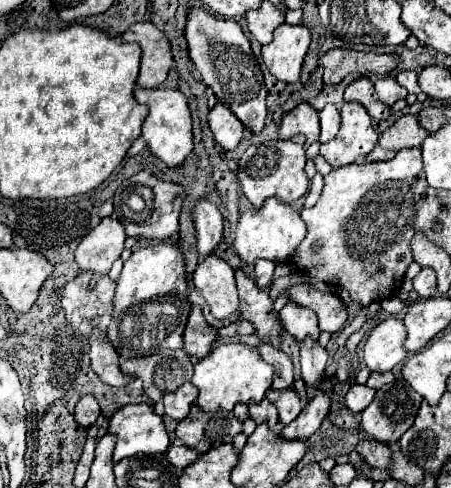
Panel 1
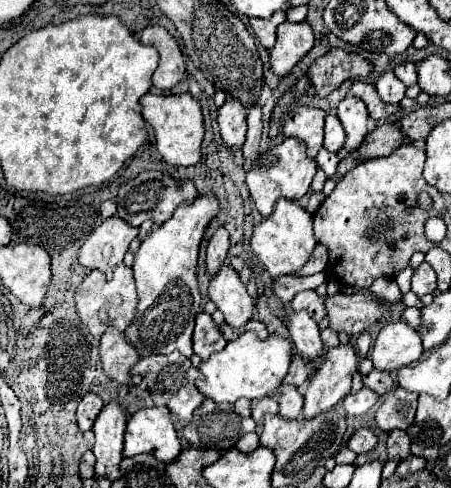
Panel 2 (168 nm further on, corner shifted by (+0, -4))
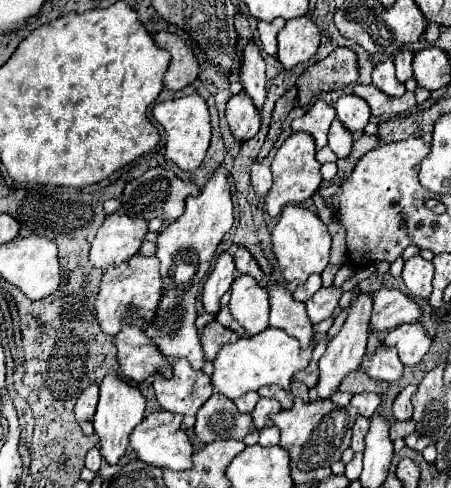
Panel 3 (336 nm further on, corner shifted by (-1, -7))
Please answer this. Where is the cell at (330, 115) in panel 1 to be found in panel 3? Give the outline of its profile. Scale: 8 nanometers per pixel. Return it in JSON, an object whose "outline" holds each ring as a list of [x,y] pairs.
{"outline":[[[334,120],[328,132],[328,146],[330,150],[338,156],[338,158],[346,158],[350,156],[350,148],[352,148],[352,134],[346,132],[346,128],[342,126],[340,120]]]}

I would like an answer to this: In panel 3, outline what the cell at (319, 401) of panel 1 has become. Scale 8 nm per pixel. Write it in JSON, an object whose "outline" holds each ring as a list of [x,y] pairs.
{"outline":[[[360,292],[358,300],[352,304],[348,318],[342,326],[342,330],[328,342],[328,348],[324,352],[324,356],[320,358],[320,378],[316,384],[316,398],[318,400],[326,400],[330,398],[334,392],[338,392],[342,380],[352,374],[354,370],[360,368],[362,358],[364,358],[364,350],[366,350],[366,340],[368,340],[368,322],[370,322],[370,294]]]}

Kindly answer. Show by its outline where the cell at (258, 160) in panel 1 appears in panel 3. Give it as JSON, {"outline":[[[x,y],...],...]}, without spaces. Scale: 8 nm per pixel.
{"outline":[[[298,132],[298,134],[292,134],[282,146],[280,150],[276,152],[274,156],[274,162],[272,162],[272,176],[274,176],[274,182],[272,182],[272,188],[270,192],[266,194],[266,212],[276,218],[284,206],[288,204],[300,204],[302,200],[310,198],[318,186],[320,186],[320,164],[318,160],[314,158],[314,138],[308,134],[308,132]]]}

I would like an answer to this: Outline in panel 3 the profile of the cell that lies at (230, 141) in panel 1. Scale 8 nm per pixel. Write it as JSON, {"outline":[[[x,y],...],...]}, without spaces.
{"outline":[[[240,92],[228,100],[226,120],[228,120],[230,132],[240,142],[254,138],[260,130],[260,114],[254,108],[254,102],[250,100],[250,96],[246,96],[246,92]]]}

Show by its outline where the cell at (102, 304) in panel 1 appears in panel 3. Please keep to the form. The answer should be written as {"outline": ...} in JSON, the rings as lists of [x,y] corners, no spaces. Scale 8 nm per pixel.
{"outline":[[[132,256],[130,260],[122,262],[120,266],[110,266],[106,268],[102,280],[100,280],[100,290],[96,296],[94,304],[94,314],[98,320],[98,326],[102,328],[104,334],[118,334],[120,332],[120,322],[128,320],[132,314],[138,314],[146,324],[154,318],[158,296],[160,296],[160,272],[158,272],[158,260],[154,256],[144,258],[144,256]]]}

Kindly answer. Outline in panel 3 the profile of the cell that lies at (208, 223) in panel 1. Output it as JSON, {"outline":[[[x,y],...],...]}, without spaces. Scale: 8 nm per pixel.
{"outline":[[[222,252],[216,260],[216,266],[212,270],[212,274],[206,278],[204,286],[202,286],[202,302],[204,302],[204,310],[210,314],[218,314],[218,300],[222,298],[222,294],[230,288],[232,280],[234,280],[234,260],[230,252]]]}

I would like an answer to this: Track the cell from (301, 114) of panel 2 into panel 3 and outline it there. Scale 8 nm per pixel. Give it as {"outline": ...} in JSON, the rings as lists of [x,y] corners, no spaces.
{"outline":[[[318,100],[302,118],[296,118],[292,122],[292,132],[308,132],[316,140],[316,150],[322,150],[326,146],[326,136],[332,120],[336,118],[334,106],[326,104],[324,100]]]}

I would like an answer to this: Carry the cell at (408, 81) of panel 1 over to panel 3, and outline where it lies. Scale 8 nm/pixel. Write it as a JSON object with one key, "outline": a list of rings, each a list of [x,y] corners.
{"outline":[[[402,50],[402,52],[398,52],[396,58],[394,58],[396,78],[398,78],[398,82],[402,82],[402,84],[414,76],[414,74],[412,74],[412,56],[414,56],[412,52]]]}

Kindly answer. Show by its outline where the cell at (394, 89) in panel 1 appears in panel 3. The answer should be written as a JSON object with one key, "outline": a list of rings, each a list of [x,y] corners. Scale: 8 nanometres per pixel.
{"outline":[[[386,60],[374,68],[372,84],[378,86],[378,90],[382,90],[388,96],[402,96],[406,92],[406,88],[402,84],[398,84],[398,80],[394,76],[394,62],[392,60]]]}

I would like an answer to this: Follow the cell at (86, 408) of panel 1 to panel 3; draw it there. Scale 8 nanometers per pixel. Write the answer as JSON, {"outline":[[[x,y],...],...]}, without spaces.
{"outline":[[[92,384],[80,394],[80,398],[76,402],[76,420],[82,426],[84,434],[88,434],[88,436],[94,432],[92,430],[92,418],[94,418],[96,406],[98,406],[98,386]]]}

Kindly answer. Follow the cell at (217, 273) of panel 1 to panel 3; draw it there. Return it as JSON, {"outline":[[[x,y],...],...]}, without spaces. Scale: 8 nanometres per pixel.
{"outline":[[[238,276],[230,288],[230,314],[248,334],[258,334],[268,328],[268,294],[252,276]]]}

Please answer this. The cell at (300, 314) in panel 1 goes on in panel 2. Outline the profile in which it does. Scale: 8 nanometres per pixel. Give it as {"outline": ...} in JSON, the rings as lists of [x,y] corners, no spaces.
{"outline":[[[301,291],[291,301],[293,311],[307,311],[317,323],[327,315],[325,313],[325,297],[319,297],[315,291]]]}

